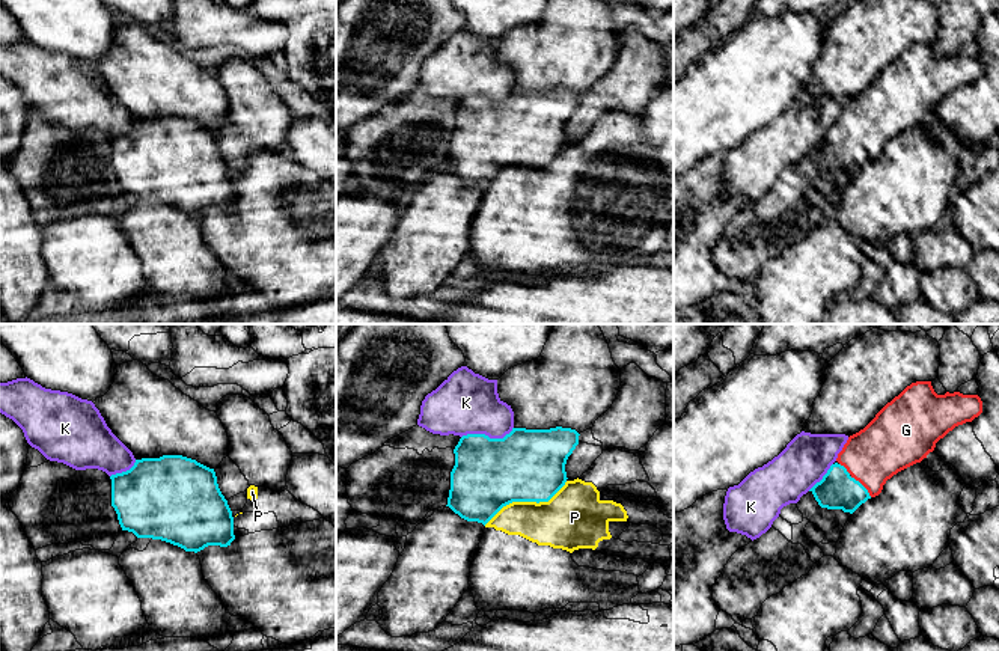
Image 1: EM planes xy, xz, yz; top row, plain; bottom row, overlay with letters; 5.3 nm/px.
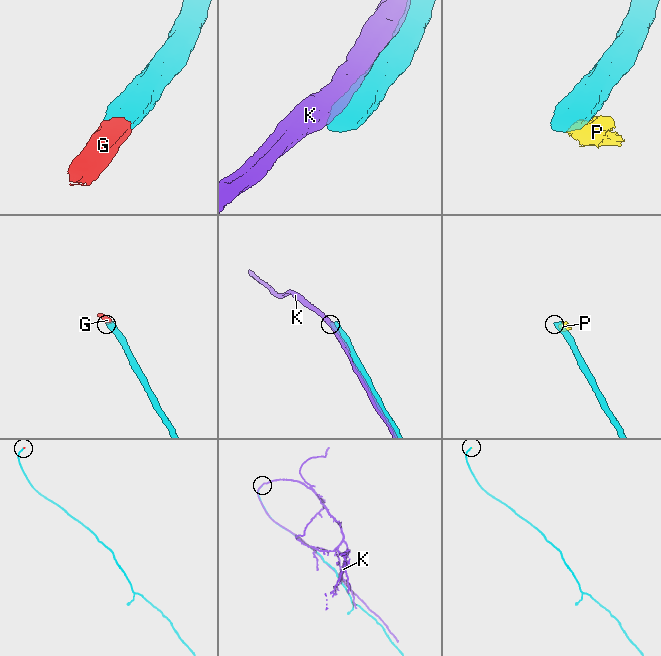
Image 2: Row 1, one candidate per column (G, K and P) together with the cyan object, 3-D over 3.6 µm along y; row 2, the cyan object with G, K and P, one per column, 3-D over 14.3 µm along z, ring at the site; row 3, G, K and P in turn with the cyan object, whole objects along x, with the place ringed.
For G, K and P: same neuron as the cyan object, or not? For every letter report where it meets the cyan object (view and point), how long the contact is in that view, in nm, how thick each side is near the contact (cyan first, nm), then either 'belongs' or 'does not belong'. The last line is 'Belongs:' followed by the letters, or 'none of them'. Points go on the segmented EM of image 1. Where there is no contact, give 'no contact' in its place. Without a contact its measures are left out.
G: yz (862, 485) | 160 nm | 200/300 nm | belongs
K: xz (487, 436) | 280 nm | 380/320 nm | does not belong
P: xz (525, 501) | 500 nm | 380/300 nm | does not belong
Belongs: G

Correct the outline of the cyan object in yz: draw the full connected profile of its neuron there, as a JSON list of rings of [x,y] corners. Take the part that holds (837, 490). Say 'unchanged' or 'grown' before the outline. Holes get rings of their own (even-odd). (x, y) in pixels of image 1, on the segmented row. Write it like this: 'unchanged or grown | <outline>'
grown | [[[931,381],[912,383],[887,402],[863,429],[848,437],[836,463],[809,491],[821,508],[853,514],[868,499],[878,496],[887,479],[921,463],[949,431],[972,422],[981,413],[982,401],[978,395],[960,392],[937,395]]]

